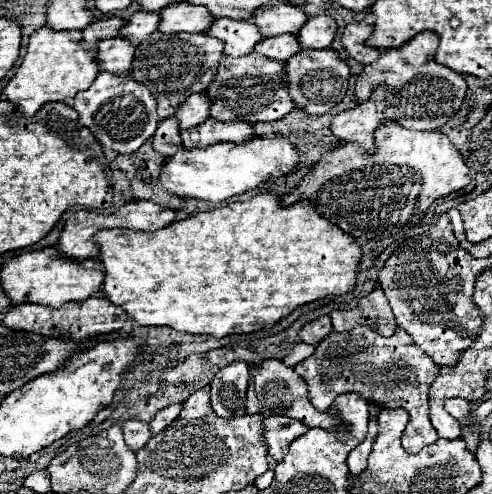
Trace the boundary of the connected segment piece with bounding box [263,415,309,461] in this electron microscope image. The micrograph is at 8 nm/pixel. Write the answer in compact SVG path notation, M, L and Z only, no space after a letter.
M271 415L265 417L265 439L269 447L269 455L275 457L275 461L281 461L285 457L291 441L295 441L301 433L305 433L309 427L305 427L297 419L289 419L283 415Z

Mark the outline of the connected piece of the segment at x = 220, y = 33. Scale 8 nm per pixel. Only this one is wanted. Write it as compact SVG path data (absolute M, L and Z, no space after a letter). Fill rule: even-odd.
M215 19L205 35L215 37L225 43L223 53L229 57L243 57L253 51L253 45L261 41L261 33L251 21L233 21L233 19Z

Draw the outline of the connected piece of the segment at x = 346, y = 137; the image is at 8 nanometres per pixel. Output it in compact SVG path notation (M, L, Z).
M385 85L373 89L365 103L333 115L331 133L341 141L357 143L361 149L373 149L373 131L379 127L385 109Z

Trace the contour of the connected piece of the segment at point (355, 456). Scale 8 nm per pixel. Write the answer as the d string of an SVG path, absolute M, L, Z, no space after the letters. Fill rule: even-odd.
M371 415L371 417L369 417L369 433L367 433L365 441L359 443L347 457L347 465L349 471L351 471L353 475L357 475L357 473L361 473L361 471L365 469L365 465L367 465L367 457L369 457L369 453L371 453L371 447L373 447L373 443L375 443L377 433L379 433L377 417Z

